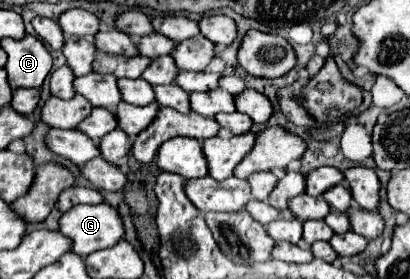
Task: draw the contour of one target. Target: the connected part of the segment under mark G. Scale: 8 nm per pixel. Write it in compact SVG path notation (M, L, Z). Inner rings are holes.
M78 204L62 214L60 232L70 236L72 250L88 256L102 248L112 248L124 238L124 222L118 208L102 204Z

